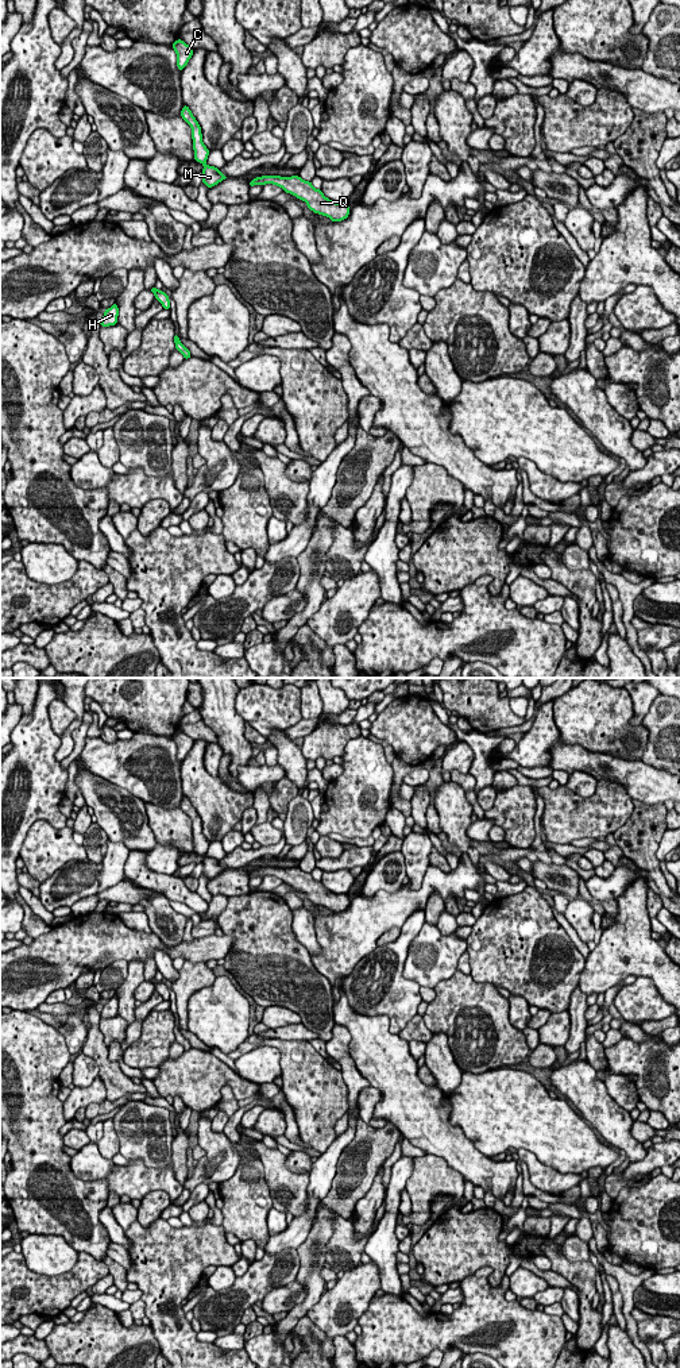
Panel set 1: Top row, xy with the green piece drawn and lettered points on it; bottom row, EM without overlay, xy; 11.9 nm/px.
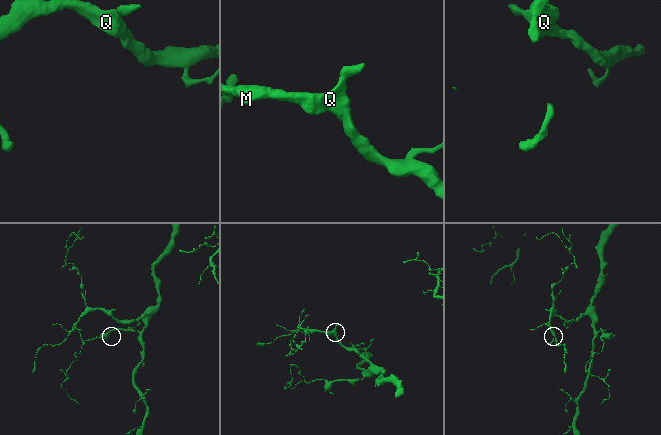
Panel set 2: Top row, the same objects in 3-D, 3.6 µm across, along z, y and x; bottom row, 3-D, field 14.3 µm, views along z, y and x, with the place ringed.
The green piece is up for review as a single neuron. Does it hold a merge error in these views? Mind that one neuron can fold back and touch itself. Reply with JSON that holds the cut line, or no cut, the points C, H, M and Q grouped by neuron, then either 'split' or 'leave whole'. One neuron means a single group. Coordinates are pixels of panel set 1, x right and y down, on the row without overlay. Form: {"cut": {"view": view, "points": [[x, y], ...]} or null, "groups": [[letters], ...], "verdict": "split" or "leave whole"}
{"cut": null, "groups": [["C", "H", "M", "Q"]], "verdict": "leave whole"}

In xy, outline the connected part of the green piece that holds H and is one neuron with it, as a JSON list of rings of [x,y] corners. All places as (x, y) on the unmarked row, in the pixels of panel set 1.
[[[115,994],[111,999],[104,1002],[103,1011],[100,1013],[101,1018],[109,1018],[117,1016],[119,999]]]

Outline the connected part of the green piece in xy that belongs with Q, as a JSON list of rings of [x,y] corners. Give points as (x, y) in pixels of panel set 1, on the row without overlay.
[[[262,867],[250,872],[250,879],[254,876],[273,875],[282,879],[286,885],[301,890],[308,895],[308,899],[314,905],[327,907],[331,913],[341,913],[348,909],[348,894],[336,894],[324,887],[322,882],[314,880],[310,872],[302,871],[300,867]]]

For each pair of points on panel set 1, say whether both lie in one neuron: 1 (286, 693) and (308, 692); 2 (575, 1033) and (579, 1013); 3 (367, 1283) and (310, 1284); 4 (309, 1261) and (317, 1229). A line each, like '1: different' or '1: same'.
1: different
2: same
3: different
4: same

